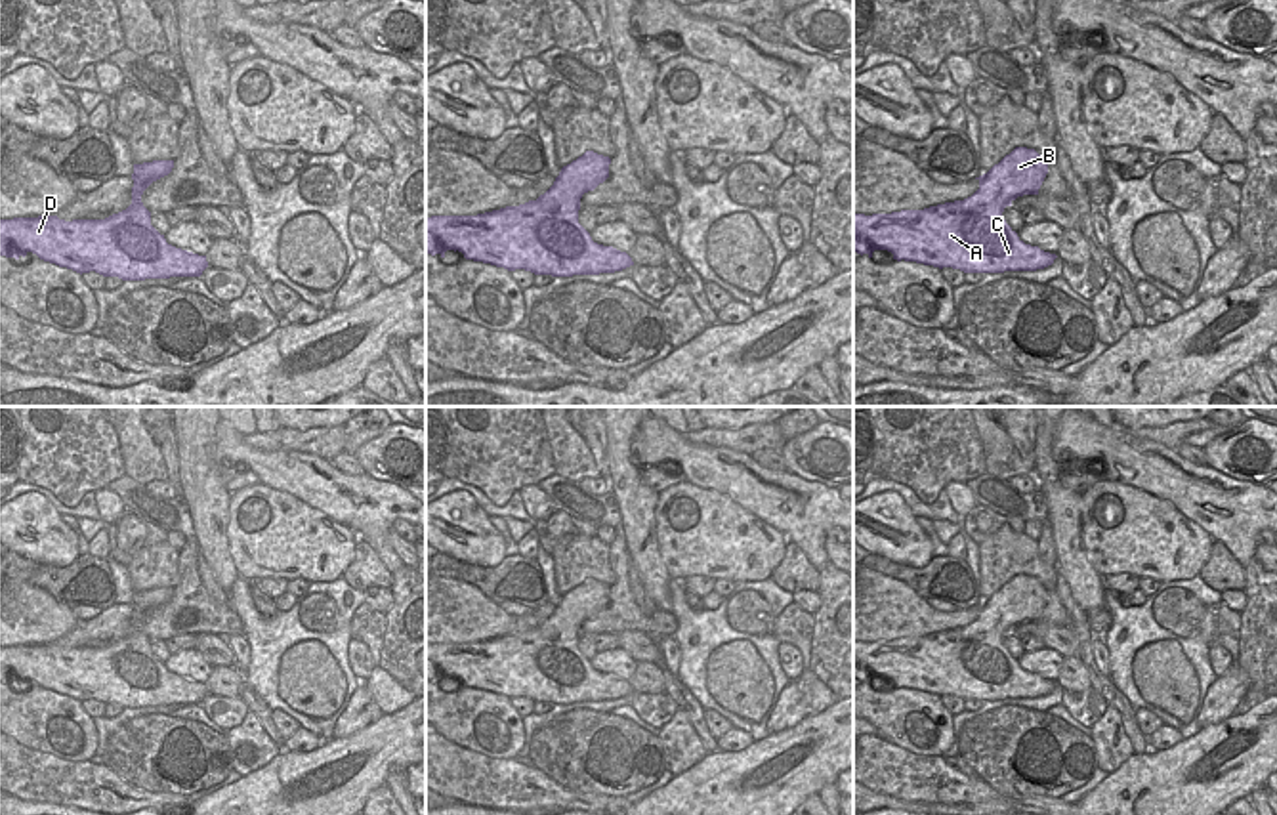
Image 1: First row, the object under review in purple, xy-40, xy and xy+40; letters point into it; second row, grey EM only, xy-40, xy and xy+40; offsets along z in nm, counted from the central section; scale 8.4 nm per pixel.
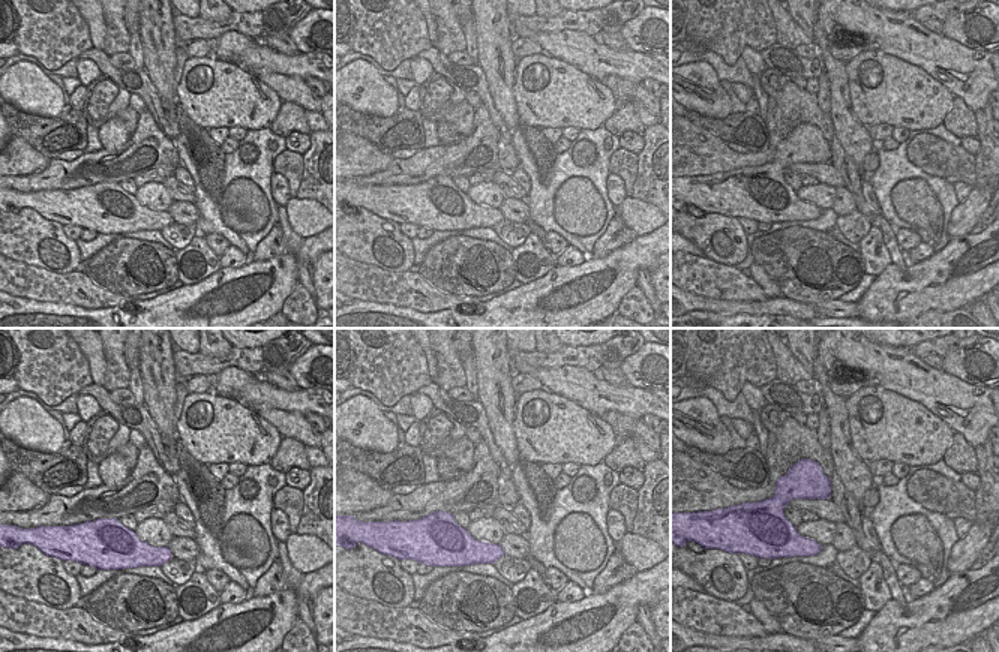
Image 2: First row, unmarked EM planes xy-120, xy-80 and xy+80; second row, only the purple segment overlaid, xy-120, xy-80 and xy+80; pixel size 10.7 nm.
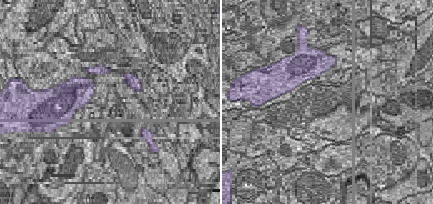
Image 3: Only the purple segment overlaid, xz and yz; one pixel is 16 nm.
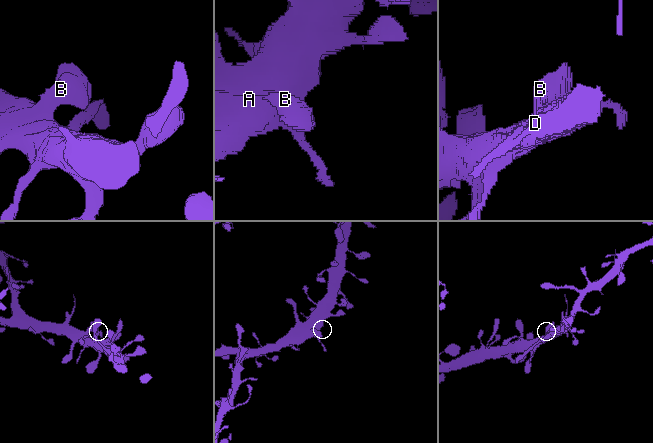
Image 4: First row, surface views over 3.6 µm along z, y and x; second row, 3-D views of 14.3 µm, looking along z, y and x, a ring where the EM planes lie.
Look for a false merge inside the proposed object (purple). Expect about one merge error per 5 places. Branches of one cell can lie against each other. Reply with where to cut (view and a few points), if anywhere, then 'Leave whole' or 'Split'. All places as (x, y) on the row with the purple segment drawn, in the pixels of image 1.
No split. Leave whole.

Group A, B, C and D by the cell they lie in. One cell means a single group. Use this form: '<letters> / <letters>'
A B C D

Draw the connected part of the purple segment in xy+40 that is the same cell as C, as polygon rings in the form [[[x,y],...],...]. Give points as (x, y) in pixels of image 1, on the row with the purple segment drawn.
[[[1015,147],[987,174],[975,178],[979,189],[954,202],[930,206],[924,210],[901,210],[891,214],[853,214],[853,250],[872,258],[874,250],[888,250],[893,260],[916,261],[933,267],[953,267],[964,273],[1004,273],[1036,271],[1054,263],[1056,254],[1025,244],[1006,223],[1002,212],[1017,197],[1038,195],[1048,174],[1046,160],[1027,147]]]

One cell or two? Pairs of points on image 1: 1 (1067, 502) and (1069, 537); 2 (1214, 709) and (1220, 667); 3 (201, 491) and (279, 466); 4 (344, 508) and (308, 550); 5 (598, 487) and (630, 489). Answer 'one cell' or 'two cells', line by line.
1: one cell
2: two cells
3: two cells
4: two cells
5: two cells

